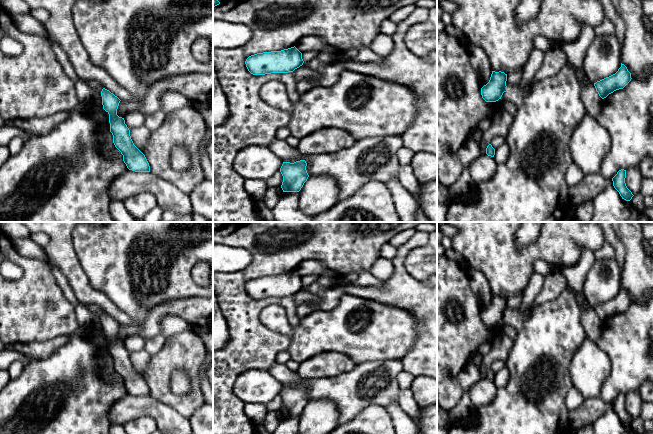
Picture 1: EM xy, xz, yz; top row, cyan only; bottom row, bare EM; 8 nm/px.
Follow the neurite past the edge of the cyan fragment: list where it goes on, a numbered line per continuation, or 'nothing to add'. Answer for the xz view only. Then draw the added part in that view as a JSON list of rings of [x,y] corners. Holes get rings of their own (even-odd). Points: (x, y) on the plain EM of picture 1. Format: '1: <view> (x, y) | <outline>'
1: xz (303, 295) | [[[304,289],[295,293],[293,295],[293,298],[294,298],[297,306],[303,302],[307,302],[307,303],[308,302],[310,302],[310,303],[319,303],[320,302],[320,299],[316,295],[314,295],[314,294],[308,292],[307,290],[304,290]]]

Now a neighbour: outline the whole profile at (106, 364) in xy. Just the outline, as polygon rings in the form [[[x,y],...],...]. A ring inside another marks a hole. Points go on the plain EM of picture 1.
[[[107,355],[103,359],[98,361],[98,366],[103,374],[103,376],[109,381],[115,381],[123,384],[123,379],[115,371],[113,367],[113,359],[110,355]]]

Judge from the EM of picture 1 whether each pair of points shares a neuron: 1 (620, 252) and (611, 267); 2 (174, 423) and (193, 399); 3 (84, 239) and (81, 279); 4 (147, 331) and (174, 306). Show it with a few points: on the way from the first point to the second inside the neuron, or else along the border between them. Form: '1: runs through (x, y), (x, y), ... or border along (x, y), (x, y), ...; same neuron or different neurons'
1: border along (614, 257), (621, 270); different neurons
2: border along (161, 402), (188, 418); different neurons
3: border along (73, 244), (75, 254), (93, 287); different neurons
4: runs through (152, 323), (166, 308); same neuron

